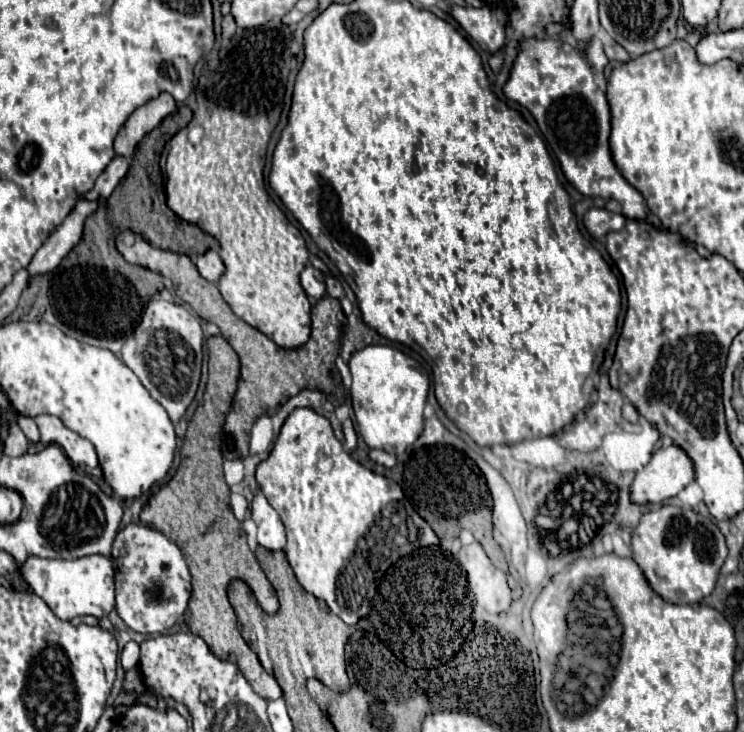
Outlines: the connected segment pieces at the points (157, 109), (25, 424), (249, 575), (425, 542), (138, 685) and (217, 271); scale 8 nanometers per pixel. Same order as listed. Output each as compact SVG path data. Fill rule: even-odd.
M162 92L158 98L148 101L137 108L124 126L120 128L116 140L114 140L114 150L120 156L132 156L136 144L142 140L144 134L148 134L152 128L156 128L162 118L172 114L176 110L176 102L168 92Z
M18 416L18 426L22 428L22 432L32 440L32 442L38 442L38 428L34 424L32 418L28 416Z
M212 336L208 338L208 386L204 392L202 406L190 420L190 426L186 430L186 440L182 446L182 462L178 466L178 472L174 478L164 484L144 506L140 518L144 524L160 530L164 536L168 536L174 544L180 546L190 574L192 574L192 598L188 604L186 624L190 632L198 634L208 648L216 656L224 656L226 660L240 666L246 680L252 684L252 688L266 700L276 700L282 696L282 690L274 676L270 676L262 664L258 662L258 656L250 650L250 646L244 642L236 614L228 602L226 590L228 582L234 578L244 580L262 610L276 612L278 610L278 598L268 582L266 574L258 566L256 556L246 544L246 534L240 528L240 522L234 518L230 508L230 488L224 484L224 472L222 472L222 452L220 452L220 432L222 424L226 420L226 414L232 406L232 396L238 386L240 378L240 362L234 348L222 338Z
M296 408L286 418L270 456L258 464L256 480L270 506L278 510L284 520L288 532L284 552L298 582L306 592L324 600L346 624L356 624L368 614L370 596L374 596L382 572L386 572L398 556L406 556L414 548L440 544L426 520L412 508L402 488L398 484L390 486L384 476L378 476L352 460L334 436L330 422L322 414L310 412L310 408Z
M134 668L134 670L128 670L128 672L124 674L124 690L136 692L136 694L146 692L146 686L142 684L142 676L140 676L140 672L138 672L136 668Z
M208 250L206 254L198 256L196 268L198 268L198 272L200 272L206 280L210 280L210 282L218 282L220 276L224 274L224 262L222 262L222 258L218 256L218 252L214 252L214 250Z

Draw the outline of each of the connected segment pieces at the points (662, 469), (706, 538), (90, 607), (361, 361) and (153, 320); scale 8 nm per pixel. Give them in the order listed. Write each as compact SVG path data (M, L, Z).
M670 444L654 452L652 460L630 484L632 504L662 502L676 496L694 480L694 466L684 450Z
M678 506L646 512L632 532L632 552L652 590L674 604L696 604L706 598L714 590L728 556L724 536L714 520Z
M92 554L76 560L28 558L22 564L22 576L60 620L72 620L76 616L100 618L114 608L114 568L106 556Z
M366 346L352 354L352 406L358 430L370 448L390 454L404 454L404 450L418 440L424 430L424 404L430 390L430 378L414 358L392 346Z
M154 298L148 304L134 336L128 338L122 348L124 364L140 378L150 396L164 406L172 422L182 418L198 390L202 368L202 338L202 326L194 314L190 314L184 306Z

